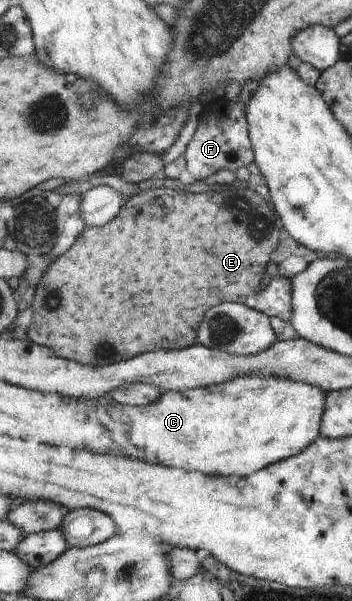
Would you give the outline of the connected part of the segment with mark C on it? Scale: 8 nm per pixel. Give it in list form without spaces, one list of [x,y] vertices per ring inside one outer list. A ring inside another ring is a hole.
[[[248,375],[206,389],[163,392],[157,401],[138,408],[138,416],[132,421],[132,436],[124,432],[124,438],[132,438],[132,447],[127,446],[131,459],[198,471],[205,475],[236,474],[246,478],[260,469],[302,453],[319,437],[325,408],[326,393],[320,387],[282,377]]]

